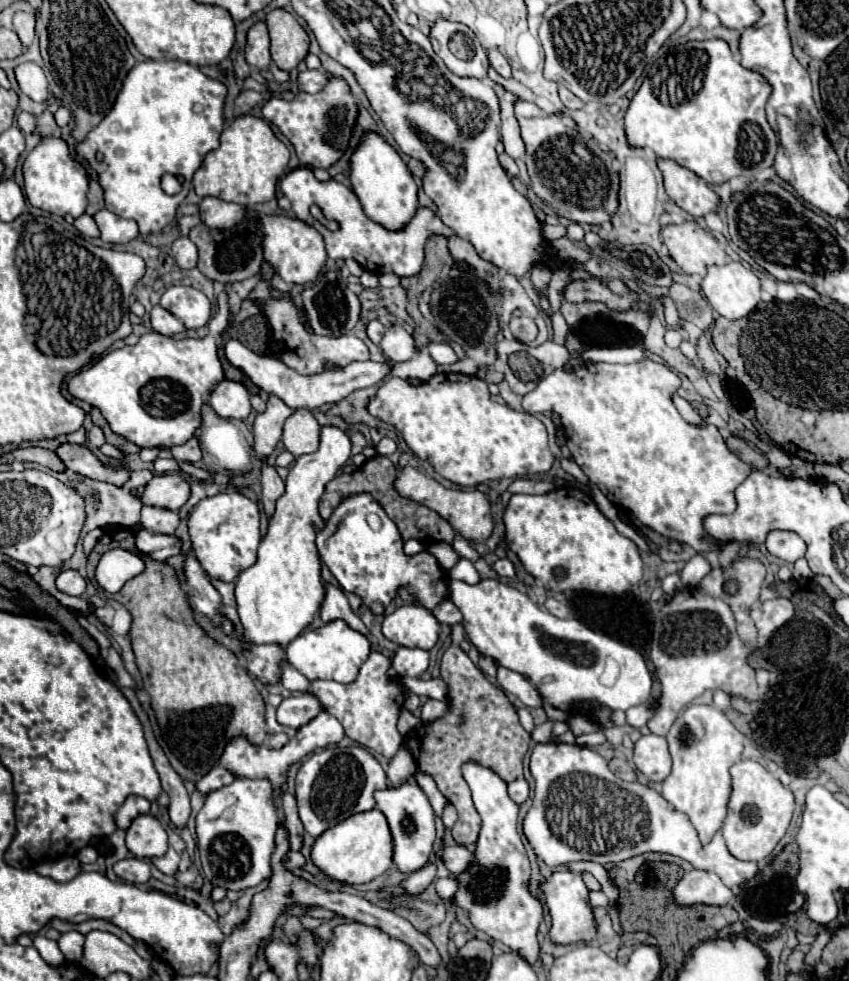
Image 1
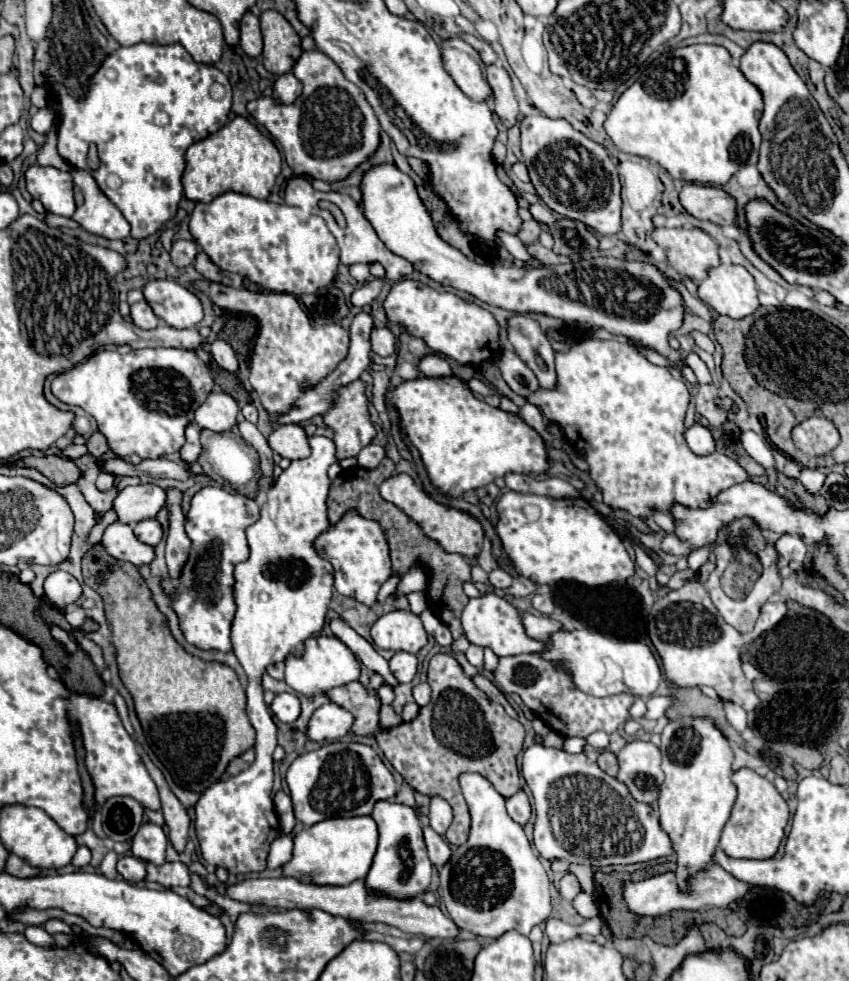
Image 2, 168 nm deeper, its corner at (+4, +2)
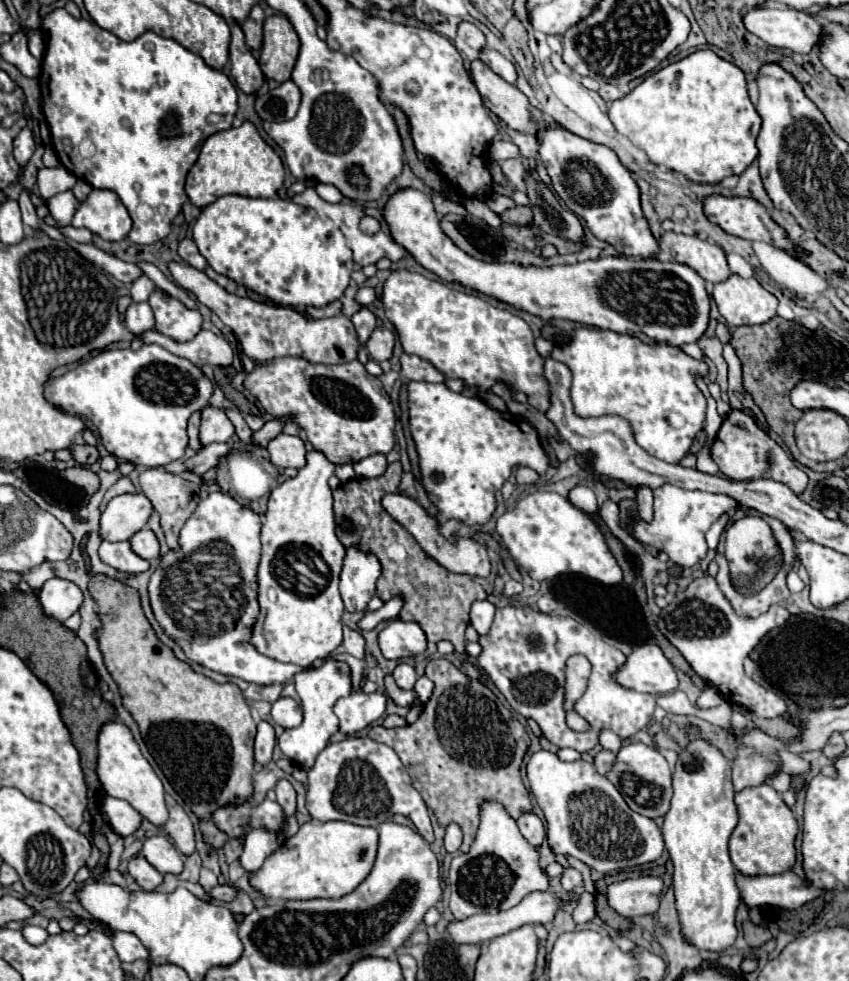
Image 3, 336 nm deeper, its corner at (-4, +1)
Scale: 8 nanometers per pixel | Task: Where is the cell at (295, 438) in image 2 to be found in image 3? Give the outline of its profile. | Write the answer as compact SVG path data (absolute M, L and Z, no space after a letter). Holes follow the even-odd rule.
M280 433L278 437L274 437L268 443L268 457L272 461L272 465L276 467L304 467L306 463L306 449L304 443L300 441L300 437L296 435L284 435Z

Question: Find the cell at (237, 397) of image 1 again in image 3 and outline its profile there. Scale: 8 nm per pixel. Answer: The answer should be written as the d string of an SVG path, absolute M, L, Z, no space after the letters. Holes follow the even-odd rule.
M204 407L202 411L202 423L198 429L198 437L202 445L208 443L226 443L230 437L234 435L234 427L230 423L230 419L224 415L224 411L220 411L218 407Z

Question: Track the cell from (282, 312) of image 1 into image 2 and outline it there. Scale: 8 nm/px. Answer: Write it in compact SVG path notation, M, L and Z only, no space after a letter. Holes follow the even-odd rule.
M200 280L196 282L196 288L204 290L210 300L214 304L218 304L222 310L226 312L242 312L242 314L252 314L256 316L260 328L258 328L258 336L252 342L252 356L250 356L250 384L256 390L264 410L268 412L268 420L270 426L278 426L278 418L284 416L294 402L316 382L320 382L322 378L326 378L348 354L350 348L350 336L348 332L340 326L340 324L328 324L328 326L314 326L308 320L308 314L302 310L302 306L298 304L298 300L292 294L286 292L250 292L246 288L230 288L224 284L216 284L216 282L206 282Z

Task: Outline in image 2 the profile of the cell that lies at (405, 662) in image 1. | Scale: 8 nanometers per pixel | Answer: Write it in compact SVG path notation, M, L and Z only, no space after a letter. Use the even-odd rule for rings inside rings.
M396 652L390 658L390 670L400 682L410 682L416 676L418 668L418 658L410 652Z

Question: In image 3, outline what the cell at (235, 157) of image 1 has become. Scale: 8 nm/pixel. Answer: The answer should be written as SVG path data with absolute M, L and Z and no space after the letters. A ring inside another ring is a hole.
M248 121L240 127L232 127L226 131L220 131L212 137L208 137L200 149L200 157L196 165L190 169L188 179L186 179L186 195L192 205L204 209L212 201L216 201L222 195L244 195L244 197L274 197L276 191L284 185L284 165L282 159L276 155L276 151L258 135L256 127Z

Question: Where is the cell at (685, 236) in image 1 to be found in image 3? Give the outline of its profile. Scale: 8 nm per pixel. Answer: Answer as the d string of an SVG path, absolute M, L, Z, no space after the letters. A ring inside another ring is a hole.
M668 231L660 239L660 249L668 251L676 263L684 263L698 271L708 283L720 283L732 273L724 251L718 245L702 241L694 235Z

